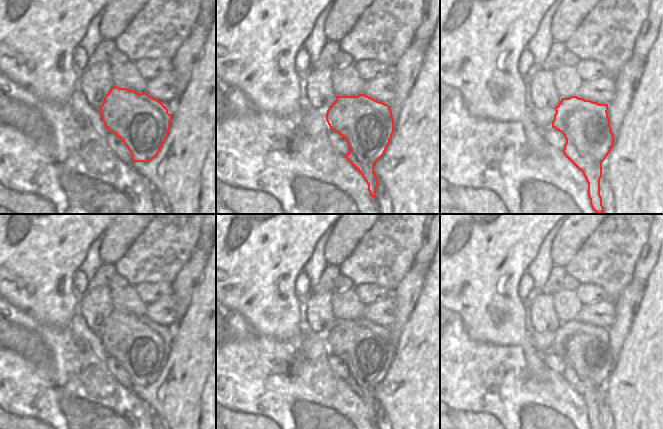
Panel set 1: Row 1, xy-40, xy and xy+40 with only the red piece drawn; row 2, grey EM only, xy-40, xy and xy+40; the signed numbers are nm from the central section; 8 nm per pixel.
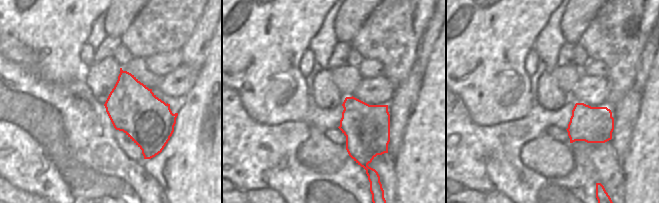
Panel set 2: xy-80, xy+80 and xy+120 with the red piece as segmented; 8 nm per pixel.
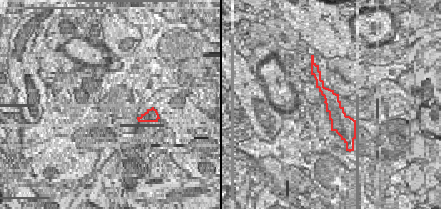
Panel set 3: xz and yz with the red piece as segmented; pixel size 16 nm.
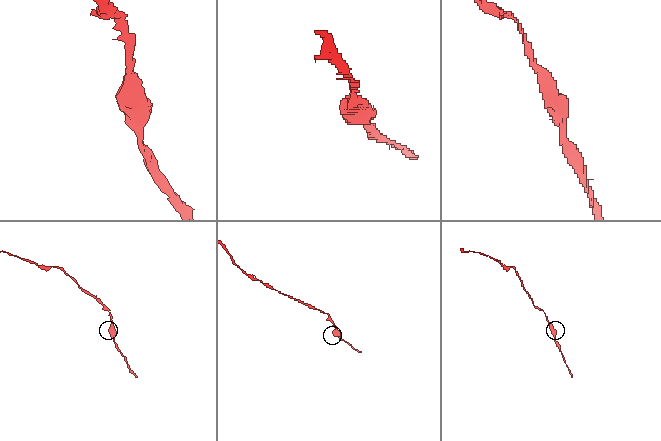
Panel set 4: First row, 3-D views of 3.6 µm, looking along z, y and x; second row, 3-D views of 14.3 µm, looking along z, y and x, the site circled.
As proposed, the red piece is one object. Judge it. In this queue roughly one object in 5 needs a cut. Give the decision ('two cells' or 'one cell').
one cell

